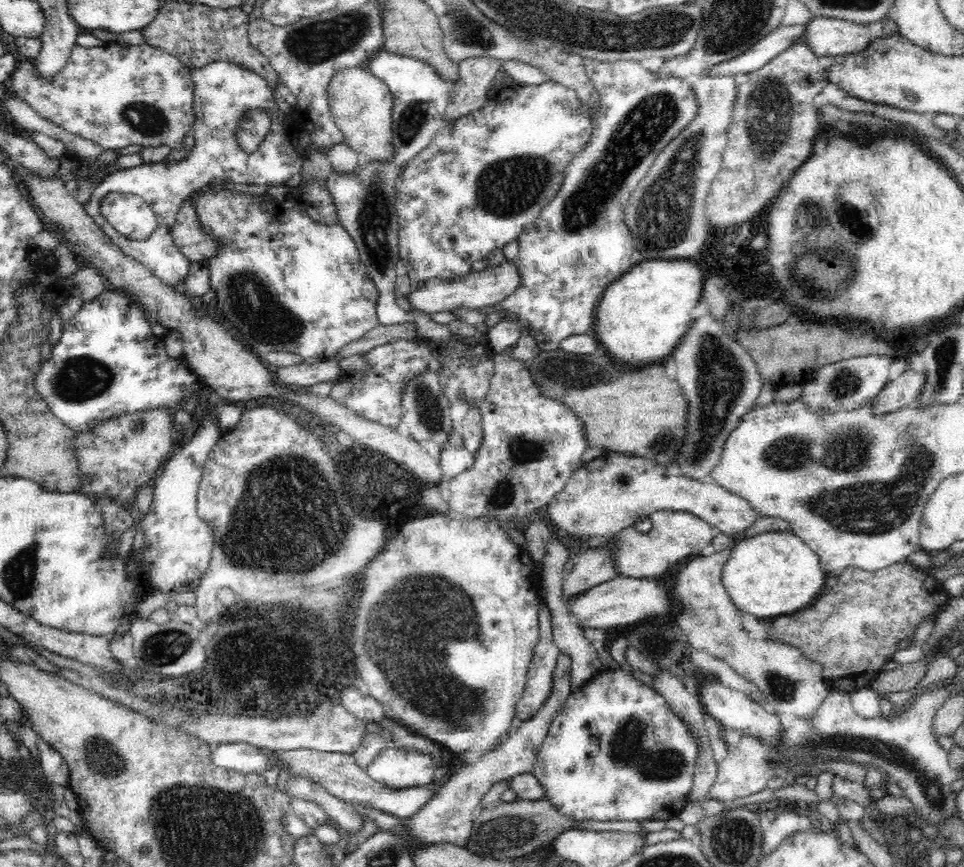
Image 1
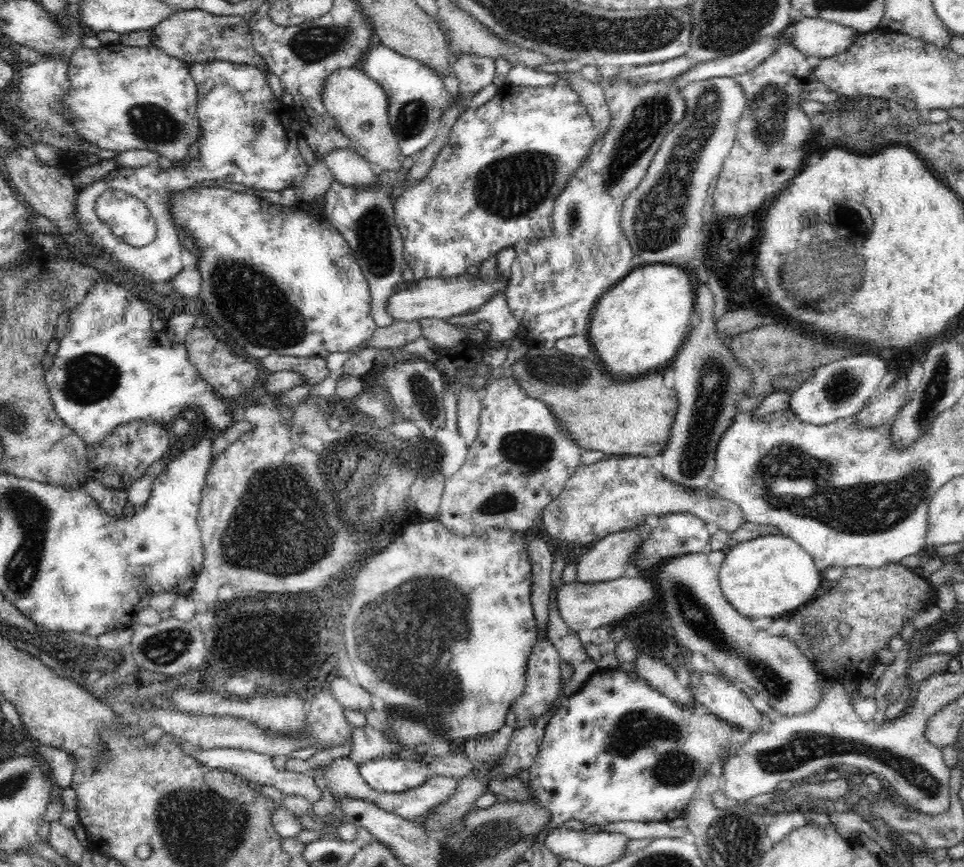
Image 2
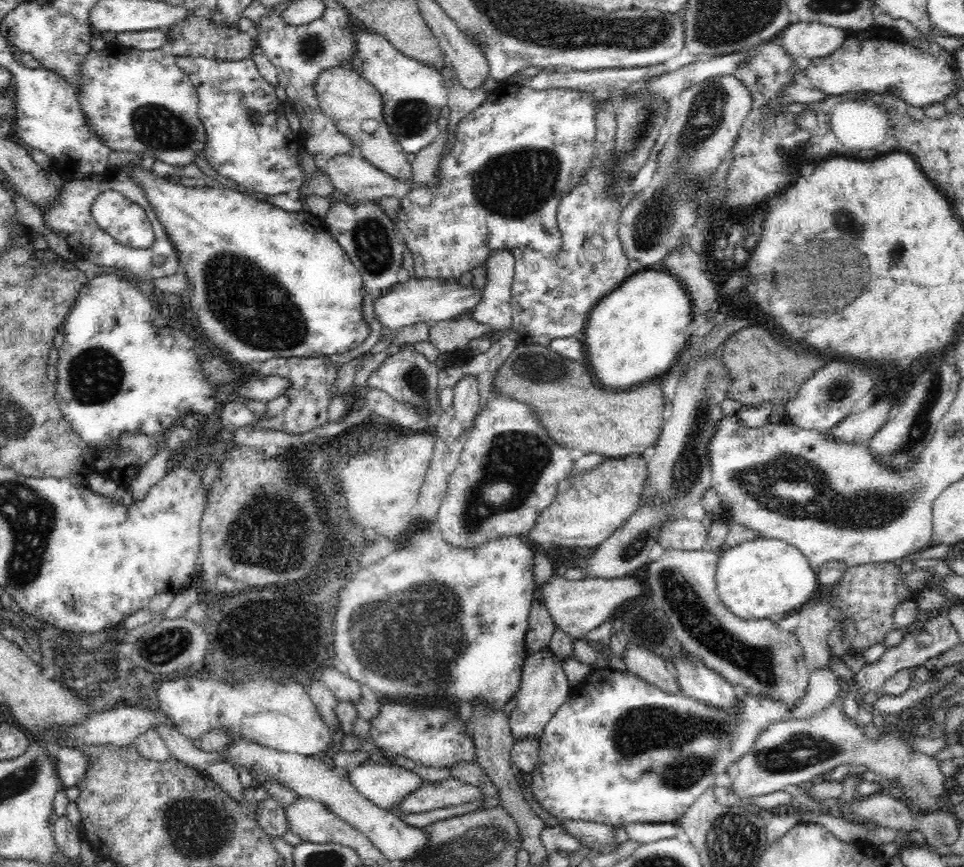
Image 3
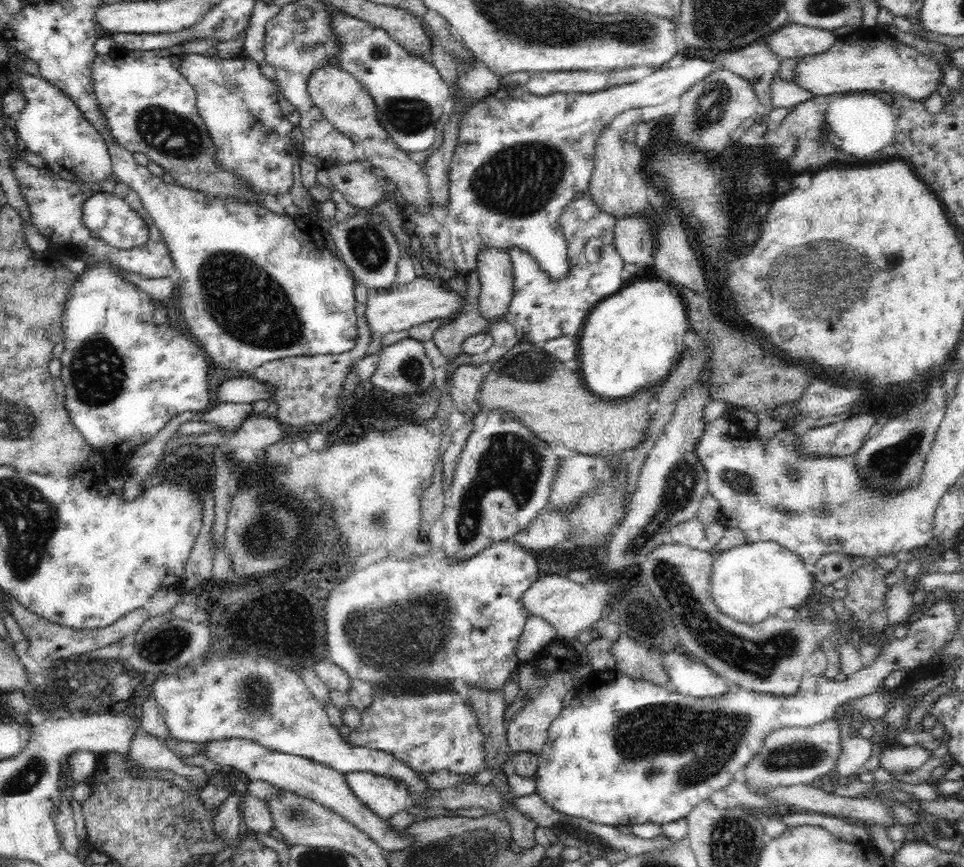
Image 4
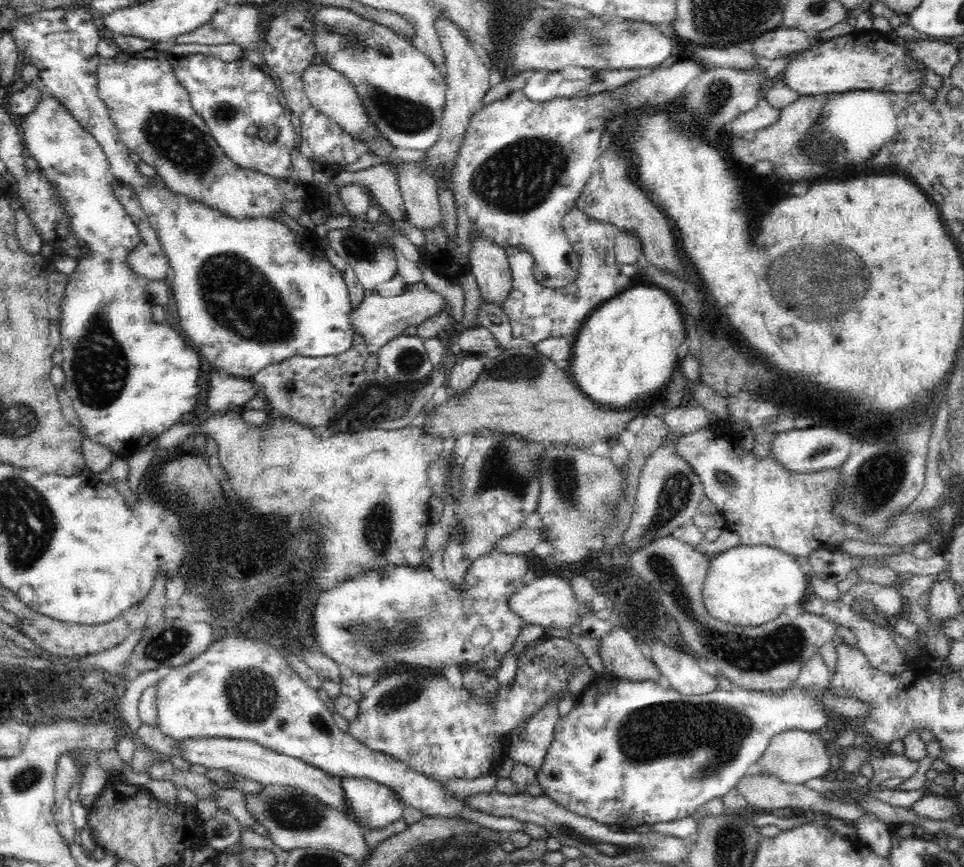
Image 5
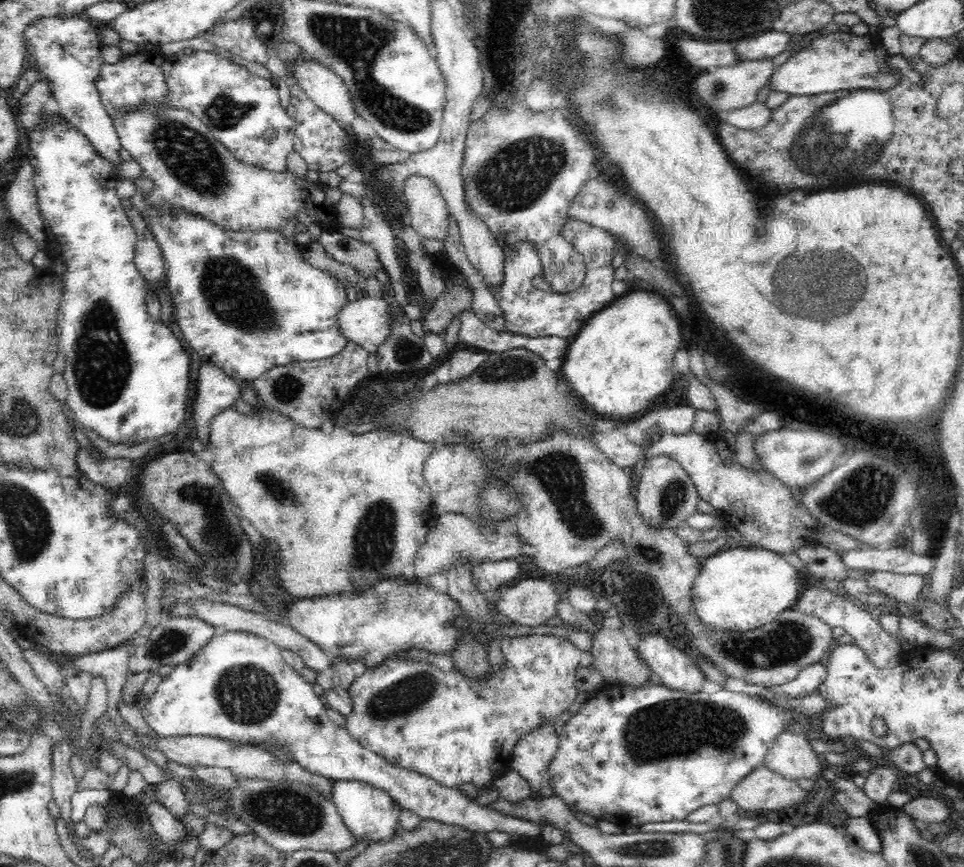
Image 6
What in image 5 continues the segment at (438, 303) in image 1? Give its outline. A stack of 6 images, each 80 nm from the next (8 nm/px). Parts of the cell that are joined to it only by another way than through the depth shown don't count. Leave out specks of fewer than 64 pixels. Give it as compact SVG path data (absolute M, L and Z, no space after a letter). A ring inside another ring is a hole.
M424 282L409 284L405 291L397 296L381 296L374 291L365 291L362 302L351 310L351 325L355 334L363 336L370 354L377 354L389 340L397 337L406 327L418 326L440 313L446 305L446 299L430 290Z

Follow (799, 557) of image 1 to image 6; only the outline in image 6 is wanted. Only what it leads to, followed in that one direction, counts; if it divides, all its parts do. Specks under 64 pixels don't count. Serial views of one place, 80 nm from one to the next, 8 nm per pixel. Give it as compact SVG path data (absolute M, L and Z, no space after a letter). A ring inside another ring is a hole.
M737 547L732 550L705 558L702 568L694 581L689 594L696 609L696 615L704 625L710 625L712 629L735 630L736 632L746 632L761 628L776 620L784 611L794 608L802 588L800 588L803 572L788 563L784 557L778 553L766 549L752 547Z

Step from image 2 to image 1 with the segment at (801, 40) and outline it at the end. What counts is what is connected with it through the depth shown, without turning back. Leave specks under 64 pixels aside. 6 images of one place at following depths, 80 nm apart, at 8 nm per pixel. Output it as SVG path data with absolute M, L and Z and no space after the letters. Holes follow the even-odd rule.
M814 17L808 22L802 43L820 57L835 57L862 52L880 38L898 34L893 19L886 18L870 25L850 23L848 20Z

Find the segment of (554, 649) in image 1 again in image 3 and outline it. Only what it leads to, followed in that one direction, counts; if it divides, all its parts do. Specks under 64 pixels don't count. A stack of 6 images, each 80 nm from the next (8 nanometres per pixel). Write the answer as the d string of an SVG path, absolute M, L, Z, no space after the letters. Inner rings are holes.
M542 648L526 657L520 688L515 698L516 707L509 715L510 730L515 742L522 738L541 738L546 723L573 693L572 686L568 684L567 674L562 669L562 663L563 660L549 648Z

